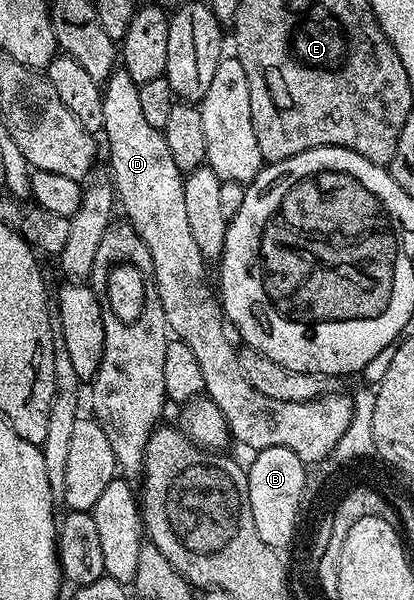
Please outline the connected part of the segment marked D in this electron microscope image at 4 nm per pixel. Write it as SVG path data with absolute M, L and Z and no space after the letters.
M123 68L113 70L108 81L103 83L104 99L102 112L106 112L106 120L102 131L108 137L108 162L112 165L111 181L119 205L124 205L127 225L134 228L137 237L147 256L152 261L153 276L156 279L158 300L162 300L162 312L168 321L168 329L179 341L184 342L194 352L198 364L202 368L204 394L226 416L229 435L236 438L252 452L266 448L290 448L294 456L298 456L305 464L320 462L323 458L333 457L338 440L342 440L346 428L350 428L350 420L354 416L352 394L337 392L315 398L309 402L291 402L290 400L274 400L270 396L262 396L246 376L242 376L242 368L238 364L238 350L228 339L229 327L226 325L223 309L217 291L208 283L208 270L202 252L198 252L198 243L190 233L190 223L186 212L185 175L181 174L178 164L174 164L174 156L170 156L170 144L166 144L164 131L152 127L145 120L140 101L138 101L138 83L130 80Z

